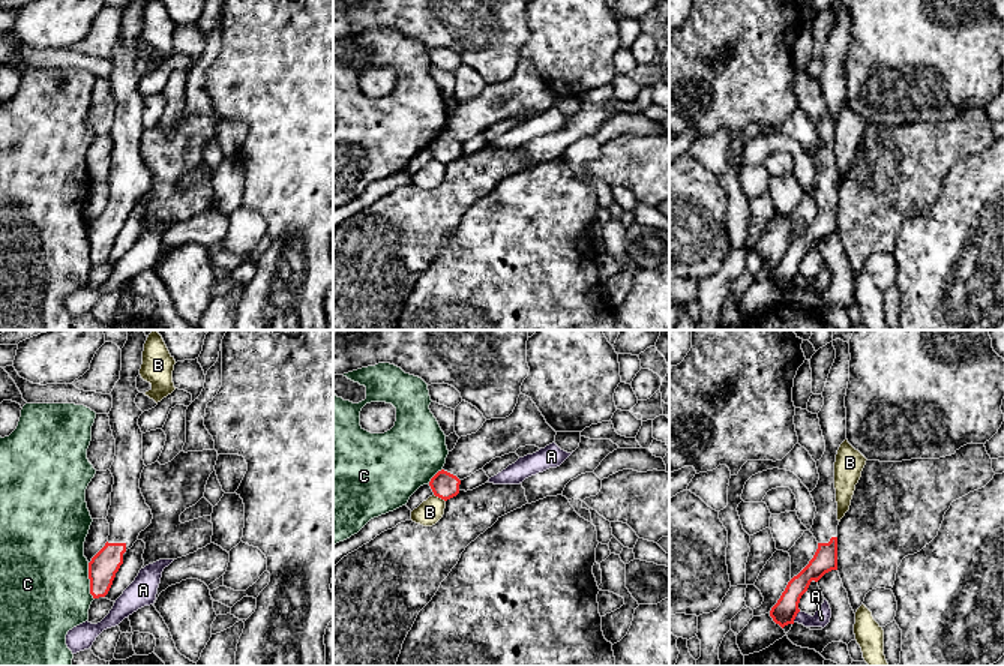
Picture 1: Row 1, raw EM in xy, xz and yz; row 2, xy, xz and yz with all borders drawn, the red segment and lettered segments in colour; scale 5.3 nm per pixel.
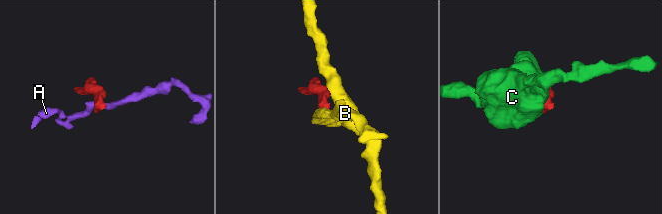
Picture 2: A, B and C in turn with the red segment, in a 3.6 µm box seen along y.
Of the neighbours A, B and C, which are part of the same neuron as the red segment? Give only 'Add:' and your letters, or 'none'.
Add: none

